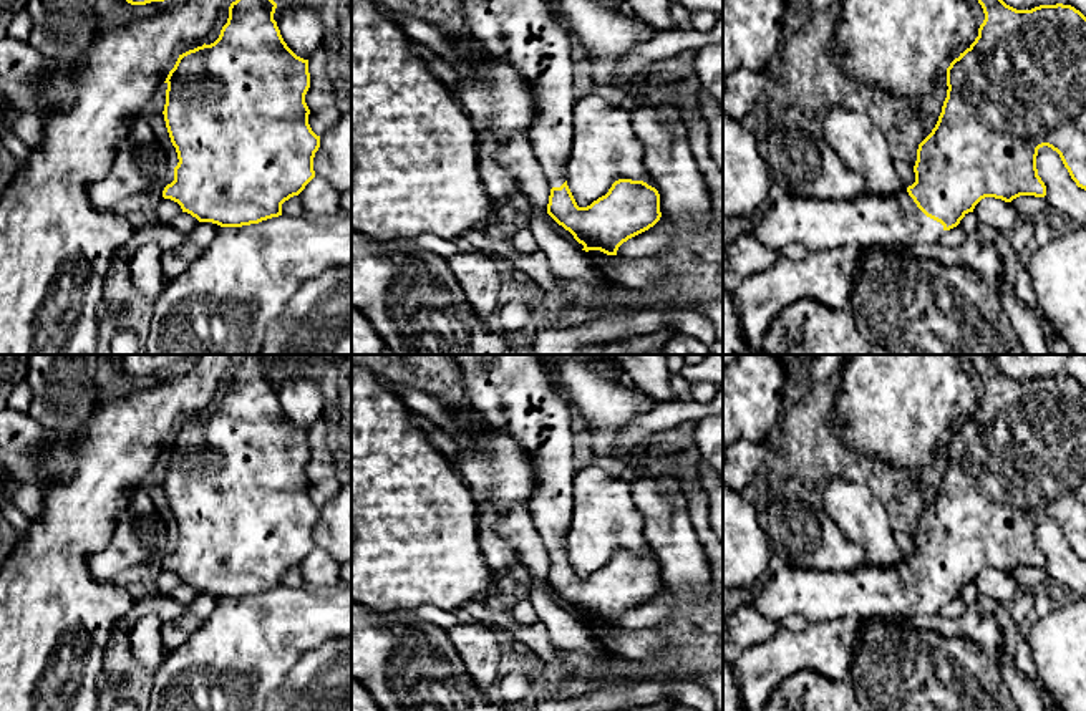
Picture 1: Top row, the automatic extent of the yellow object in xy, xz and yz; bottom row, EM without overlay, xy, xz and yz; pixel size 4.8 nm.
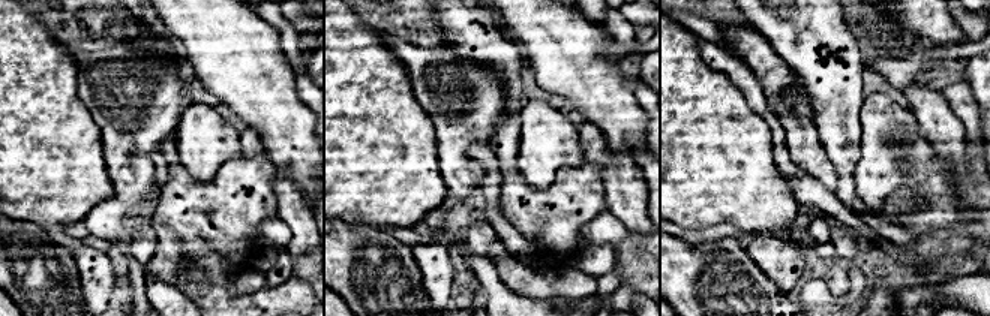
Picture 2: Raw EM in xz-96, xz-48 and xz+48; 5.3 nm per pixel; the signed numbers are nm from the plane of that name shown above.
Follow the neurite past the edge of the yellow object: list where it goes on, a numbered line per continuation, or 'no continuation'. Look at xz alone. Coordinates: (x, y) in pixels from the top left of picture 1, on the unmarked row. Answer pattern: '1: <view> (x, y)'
1: xz (516, 395)

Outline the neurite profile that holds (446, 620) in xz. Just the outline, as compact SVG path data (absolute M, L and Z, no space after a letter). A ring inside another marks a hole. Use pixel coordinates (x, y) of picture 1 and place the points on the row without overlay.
M423 603L411 610L396 610L385 613L386 622L416 622L416 620L426 620L439 628L449 631L453 626L458 626L464 622L464 617L461 617L458 612L446 612L439 610L433 605Z

